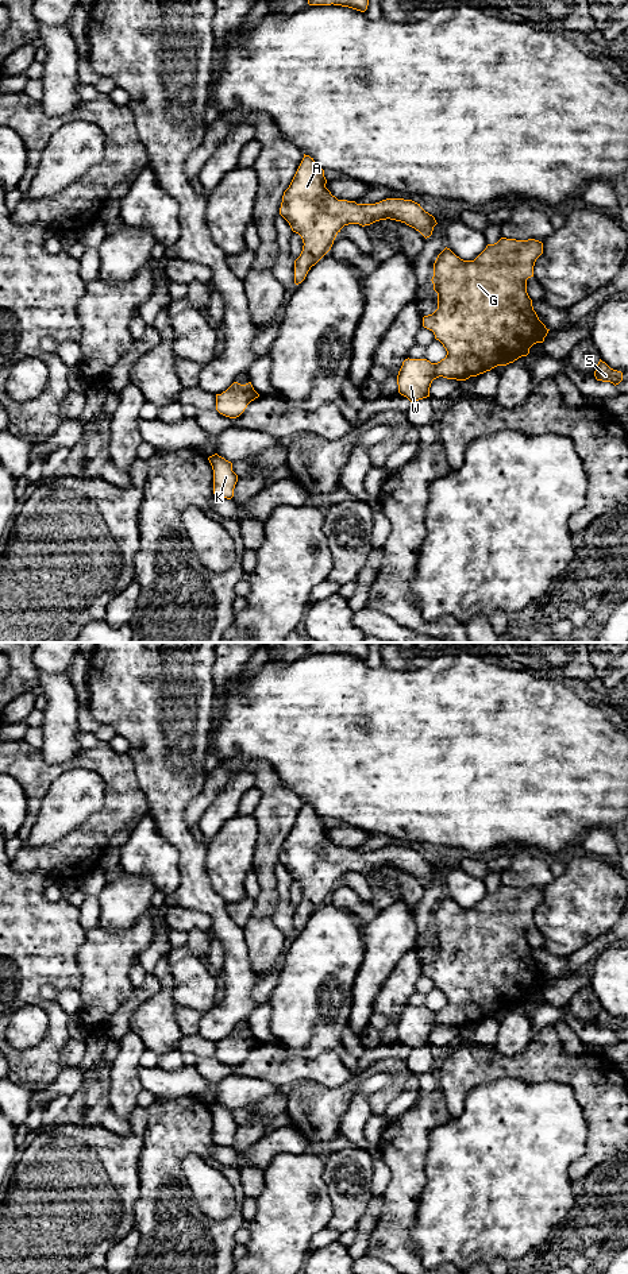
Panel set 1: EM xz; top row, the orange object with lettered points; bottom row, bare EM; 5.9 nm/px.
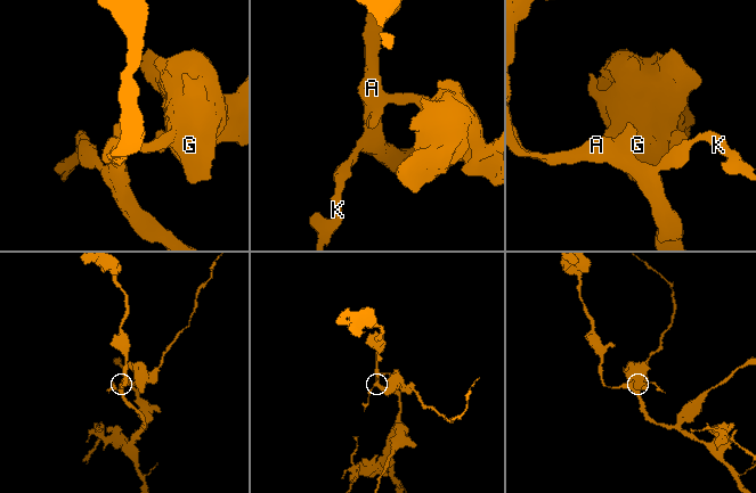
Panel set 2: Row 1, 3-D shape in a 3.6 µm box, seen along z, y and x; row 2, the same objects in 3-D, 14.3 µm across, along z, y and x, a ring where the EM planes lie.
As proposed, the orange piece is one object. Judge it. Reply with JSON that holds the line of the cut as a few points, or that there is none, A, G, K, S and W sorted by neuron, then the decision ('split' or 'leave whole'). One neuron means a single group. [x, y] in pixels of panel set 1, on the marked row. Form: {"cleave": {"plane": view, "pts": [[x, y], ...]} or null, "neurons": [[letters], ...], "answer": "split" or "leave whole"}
{"cleave": null, "neurons": [["A", "G", "K", "S", "W"]], "answer": "leave whole"}

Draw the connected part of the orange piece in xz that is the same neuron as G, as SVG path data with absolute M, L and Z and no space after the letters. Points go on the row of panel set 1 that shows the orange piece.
M501 238L497 243L488 244L474 260L463 260L446 247L434 263L431 279L434 290L438 293L438 309L423 317L423 327L434 332L447 355L438 363L427 359L405 359L397 375L398 393L411 402L427 398L432 381L439 377L466 381L497 366L513 363L519 358L527 356L533 344L543 343L550 329L539 320L527 293L527 279L533 277L535 262L542 254L543 243L535 239Z

